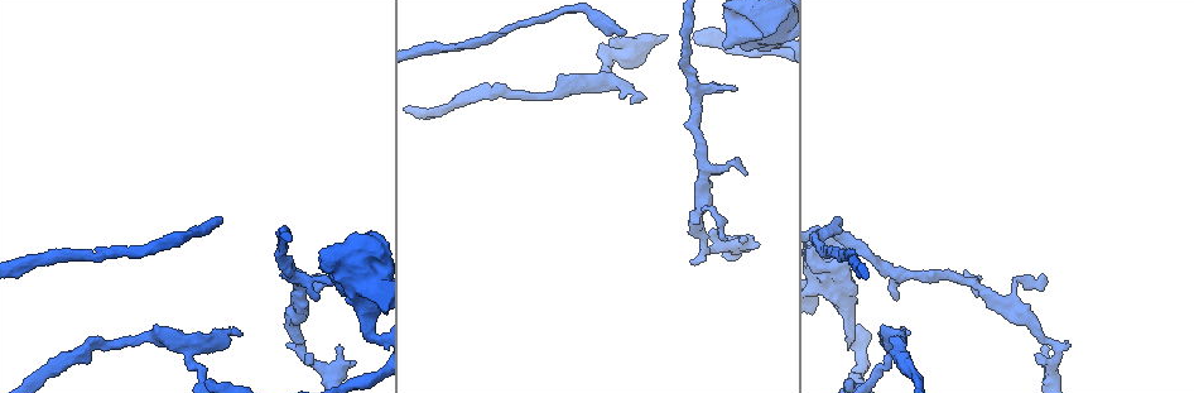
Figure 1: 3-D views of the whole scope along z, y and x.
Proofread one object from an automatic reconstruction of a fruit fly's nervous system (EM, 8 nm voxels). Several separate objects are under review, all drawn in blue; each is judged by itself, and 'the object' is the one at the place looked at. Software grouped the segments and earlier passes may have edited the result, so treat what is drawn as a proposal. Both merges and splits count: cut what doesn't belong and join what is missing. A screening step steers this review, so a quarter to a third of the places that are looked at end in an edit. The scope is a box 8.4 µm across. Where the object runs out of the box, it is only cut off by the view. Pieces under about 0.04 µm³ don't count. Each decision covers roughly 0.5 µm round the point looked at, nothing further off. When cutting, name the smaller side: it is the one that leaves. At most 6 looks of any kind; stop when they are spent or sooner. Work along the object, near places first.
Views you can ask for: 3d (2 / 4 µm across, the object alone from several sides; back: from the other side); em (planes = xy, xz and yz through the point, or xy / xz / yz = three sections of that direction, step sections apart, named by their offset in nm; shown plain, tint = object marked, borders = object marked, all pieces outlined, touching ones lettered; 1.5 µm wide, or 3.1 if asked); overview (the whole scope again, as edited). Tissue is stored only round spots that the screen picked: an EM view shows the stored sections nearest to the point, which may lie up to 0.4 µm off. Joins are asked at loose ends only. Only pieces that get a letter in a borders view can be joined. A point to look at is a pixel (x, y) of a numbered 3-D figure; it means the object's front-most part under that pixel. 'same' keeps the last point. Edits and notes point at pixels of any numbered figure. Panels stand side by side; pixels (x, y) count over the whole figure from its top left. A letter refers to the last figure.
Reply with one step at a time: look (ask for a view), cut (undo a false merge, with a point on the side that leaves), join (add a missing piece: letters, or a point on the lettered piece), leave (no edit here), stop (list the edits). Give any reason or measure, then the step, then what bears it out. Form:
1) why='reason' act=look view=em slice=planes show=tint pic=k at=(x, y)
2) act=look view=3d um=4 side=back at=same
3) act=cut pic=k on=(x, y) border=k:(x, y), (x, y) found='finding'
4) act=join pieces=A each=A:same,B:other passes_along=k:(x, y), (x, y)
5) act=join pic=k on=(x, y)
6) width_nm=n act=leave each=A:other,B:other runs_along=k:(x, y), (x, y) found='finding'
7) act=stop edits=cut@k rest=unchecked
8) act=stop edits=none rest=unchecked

why='a fork' act=look view=3d um=4 side=back pic=1 at=(595, 84)

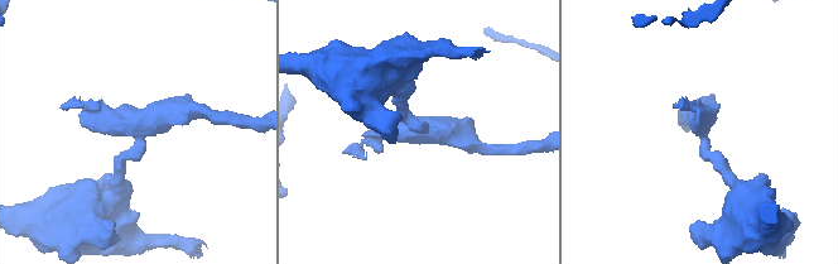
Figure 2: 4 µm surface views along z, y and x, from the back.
why='now the EM' act=look view=em slice=xy step=4 show=tint pic=2 at=(702, 133)

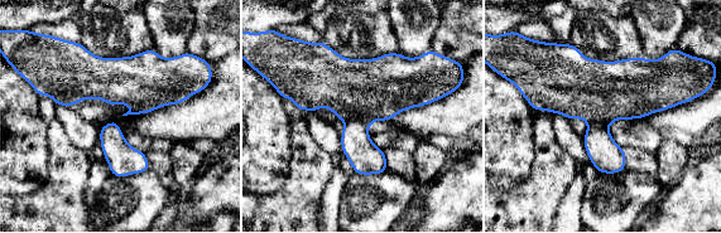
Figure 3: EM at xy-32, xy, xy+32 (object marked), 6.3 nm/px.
act=look view=em slice=planes show=borders at=same

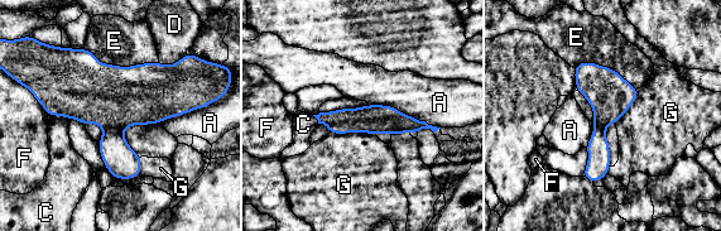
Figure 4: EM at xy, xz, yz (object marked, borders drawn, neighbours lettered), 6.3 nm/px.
width_nm=190 act=cut pic=4 on=(107, 95) each=A:other,C:other,D:other,E:other,F:other,G:other border=4:(104, 128), (119, 126), (123, 130) found='a second neuron is stuck on'

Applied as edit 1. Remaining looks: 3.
why='an open end' act=look view=em slice=xz step=8 show=borders pic=1 at=(895, 298)

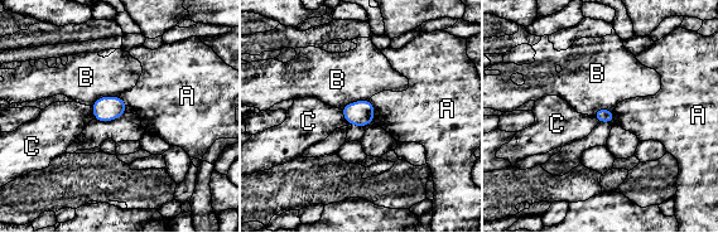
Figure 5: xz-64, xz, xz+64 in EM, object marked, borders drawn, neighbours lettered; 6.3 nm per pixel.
why='another direction' act=look view=em slice=planes show=borders at=same

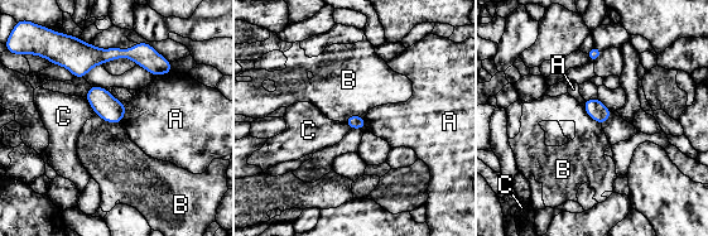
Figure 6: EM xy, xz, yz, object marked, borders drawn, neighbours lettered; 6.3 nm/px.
act=leave each=A:other,B:other,C:other found='none of them fits'

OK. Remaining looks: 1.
act=stop edits=cut@4 rest=unchecked

